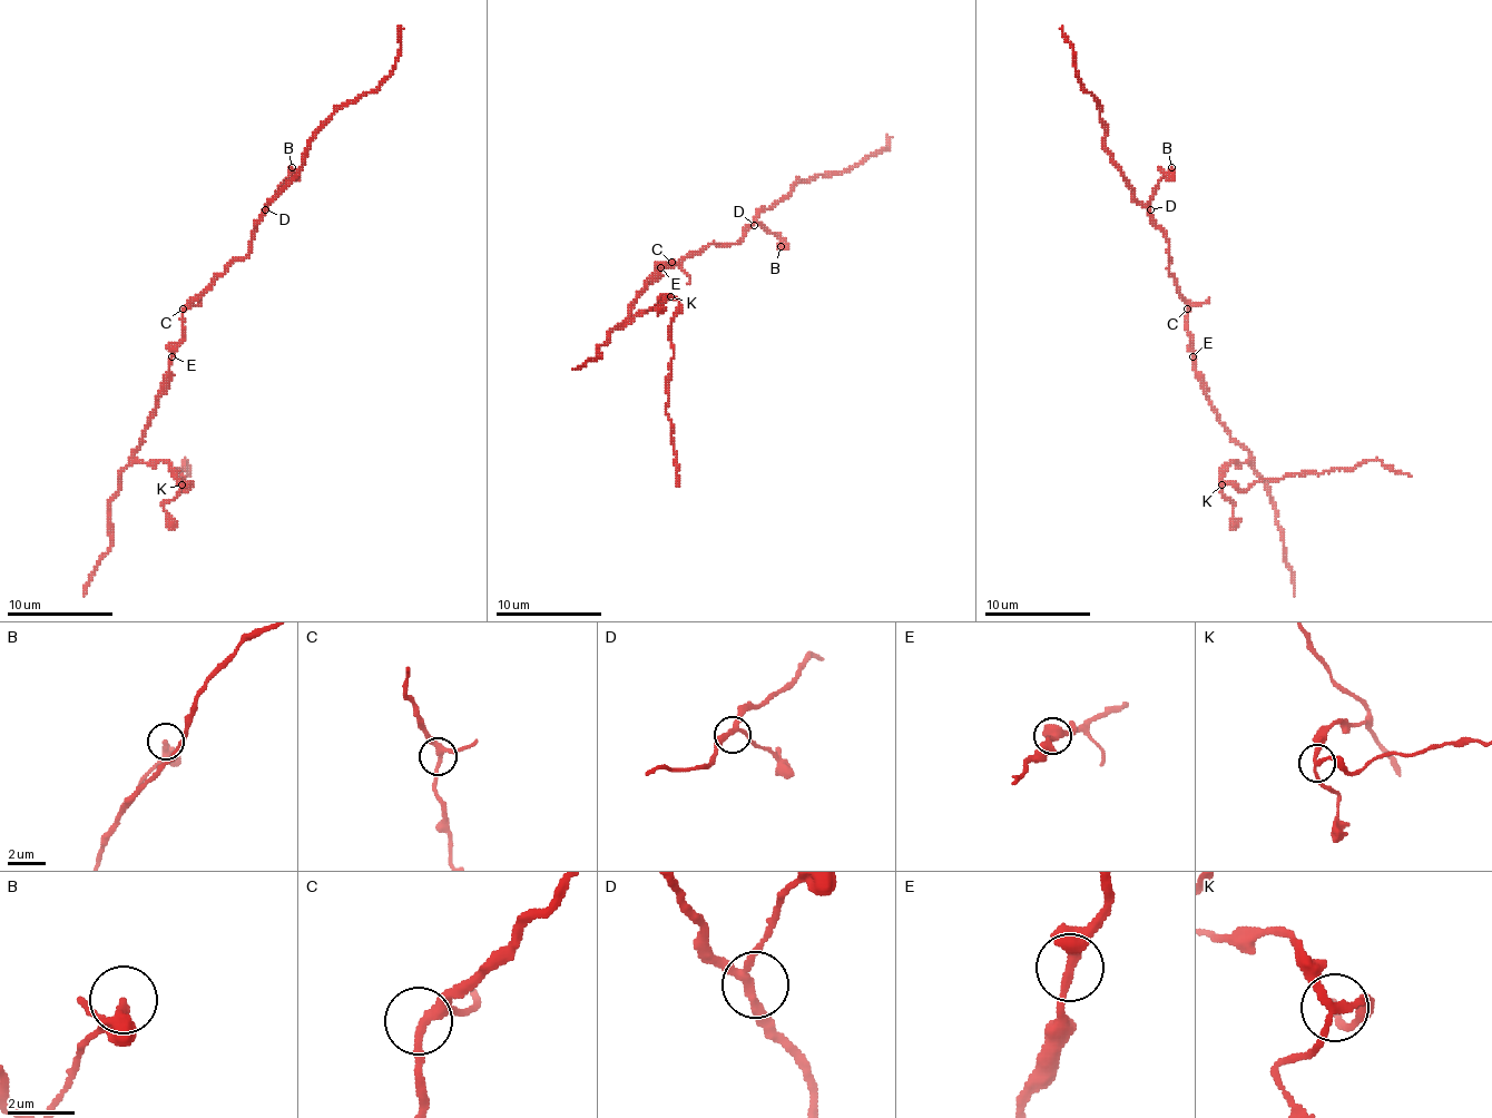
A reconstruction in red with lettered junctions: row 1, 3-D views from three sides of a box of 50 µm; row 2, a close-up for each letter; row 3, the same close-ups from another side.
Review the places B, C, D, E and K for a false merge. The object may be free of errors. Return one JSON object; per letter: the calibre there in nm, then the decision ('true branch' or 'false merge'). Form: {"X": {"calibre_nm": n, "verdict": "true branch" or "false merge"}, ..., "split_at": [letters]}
{"B": {"calibre_nm": 300, "verdict": "true branch"}, "C": {"calibre_nm": 240, "verdict": "true branch"}, "D": {"calibre_nm": 240, "verdict": "true branch"}, "E": {"calibre_nm": 280, "verdict": "true branch"}, "K": {"calibre_nm": 200, "verdict": "false merge"}, "split_at": ["K"]}

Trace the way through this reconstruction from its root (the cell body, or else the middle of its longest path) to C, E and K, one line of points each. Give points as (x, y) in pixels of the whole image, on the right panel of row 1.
C: (1193, 340), (1187, 330), (1187, 309)
E: (1193, 340), (1193, 356)
K: (1193, 340), (1196, 375), (1217, 420), (1252, 458), (1244, 462), (1236, 460), (1227, 468), (1223, 484)

